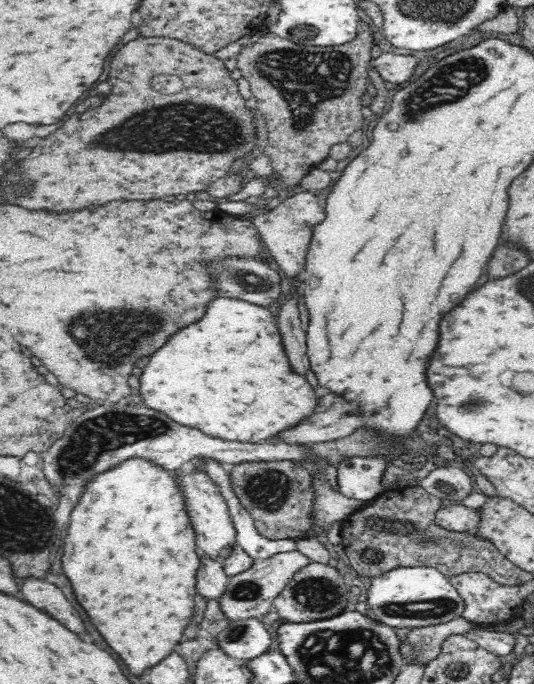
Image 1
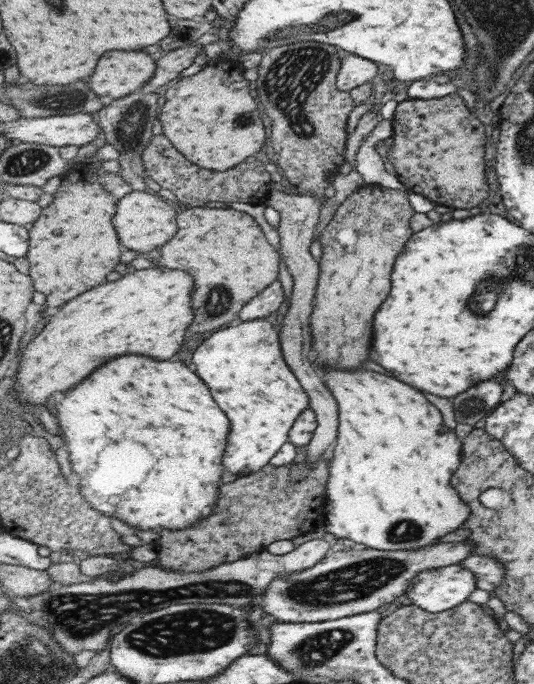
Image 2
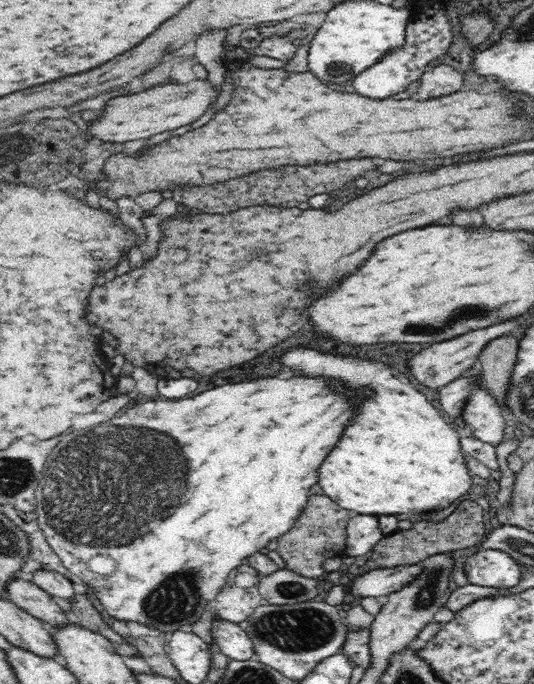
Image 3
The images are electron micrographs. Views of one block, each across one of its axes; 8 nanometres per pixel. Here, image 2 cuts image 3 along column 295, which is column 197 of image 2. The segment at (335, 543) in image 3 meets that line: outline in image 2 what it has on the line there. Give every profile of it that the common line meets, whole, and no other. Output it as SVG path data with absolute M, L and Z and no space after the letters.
M327 453L315 465L309 465L309 461L305 460L280 467L269 463L259 472L225 483L219 494L219 502L209 518L203 518L203 521L185 530L160 530L161 542L157 546L160 566L185 573L203 572L265 551L267 546L279 540L291 540L307 533L319 534L327 522L325 504L328 500L327 486L332 478L331 459L332 455Z

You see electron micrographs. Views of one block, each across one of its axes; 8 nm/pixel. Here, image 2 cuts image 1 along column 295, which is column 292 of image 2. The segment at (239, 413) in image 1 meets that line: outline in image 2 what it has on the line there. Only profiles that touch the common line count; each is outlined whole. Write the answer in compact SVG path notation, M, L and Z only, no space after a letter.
M264 319L235 323L235 326L219 330L209 340L205 340L195 352L193 362L197 364L197 374L209 384L209 388L213 388L217 404L221 404L221 408L225 408L233 420L233 440L229 440L229 456L225 456L225 464L229 464L227 470L238 477L261 471L289 442L295 420L309 408L309 396L283 356L277 326Z

